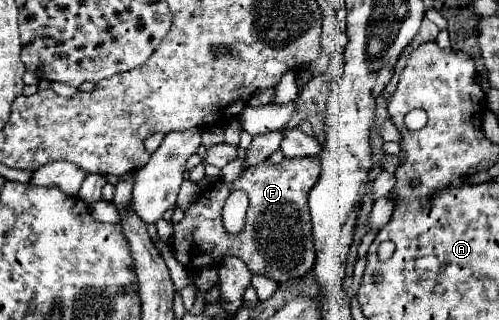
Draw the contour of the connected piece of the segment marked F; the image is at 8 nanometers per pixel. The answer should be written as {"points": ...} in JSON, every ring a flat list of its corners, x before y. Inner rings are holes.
{"points":[[298,157,284,159,278,165,262,161,248,167,232,185,218,181,210,189,202,189,198,199,186,209,184,219,174,225,174,257,186,269,202,269,218,263,224,255,236,255,250,267,252,273,264,273,278,283,310,273,316,255,308,213,308,193,318,177,318,159],[232,189,242,189,250,199,244,229,236,235,230,235,222,223,222,207]]}

